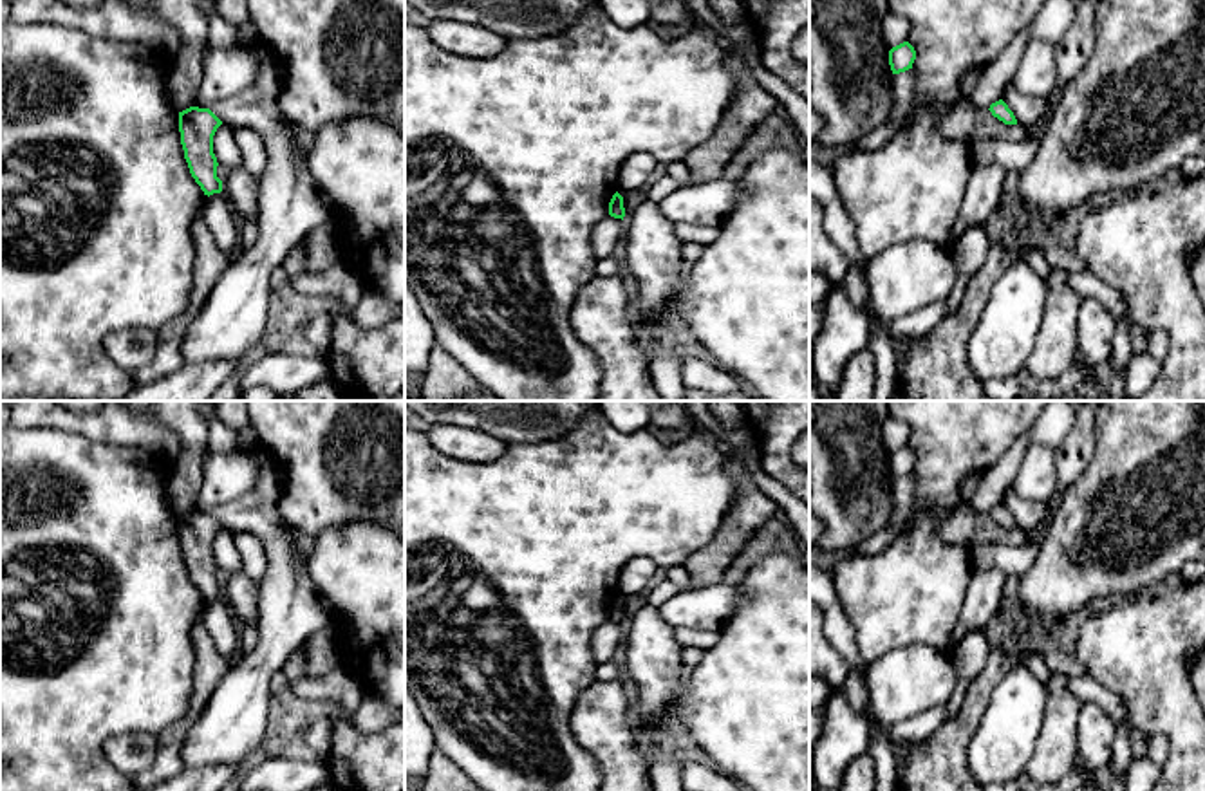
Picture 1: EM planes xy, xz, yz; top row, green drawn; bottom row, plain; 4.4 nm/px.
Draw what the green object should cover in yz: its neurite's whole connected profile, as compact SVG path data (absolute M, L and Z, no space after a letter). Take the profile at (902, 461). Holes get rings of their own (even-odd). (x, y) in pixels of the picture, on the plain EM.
M903 446L889 455L889 470L892 479L900 479L912 473L914 464L916 455L909 446Z

